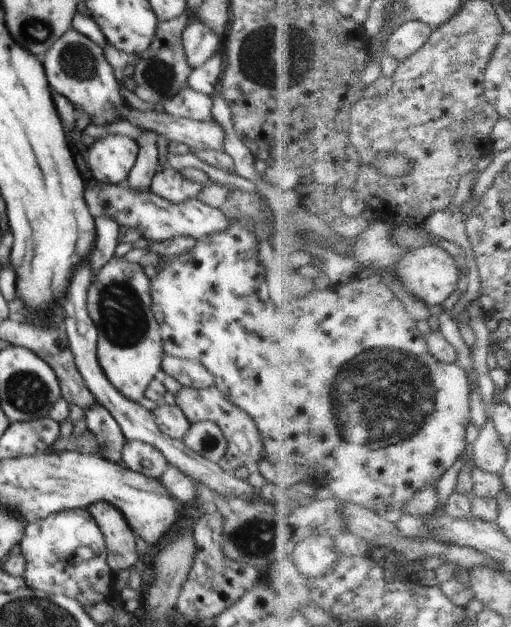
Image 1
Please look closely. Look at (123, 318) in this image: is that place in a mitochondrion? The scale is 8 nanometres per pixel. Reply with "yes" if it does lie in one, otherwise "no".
yes

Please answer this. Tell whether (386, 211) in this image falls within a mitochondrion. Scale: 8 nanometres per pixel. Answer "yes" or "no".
no

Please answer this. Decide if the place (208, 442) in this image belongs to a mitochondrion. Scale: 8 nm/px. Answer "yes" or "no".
yes

